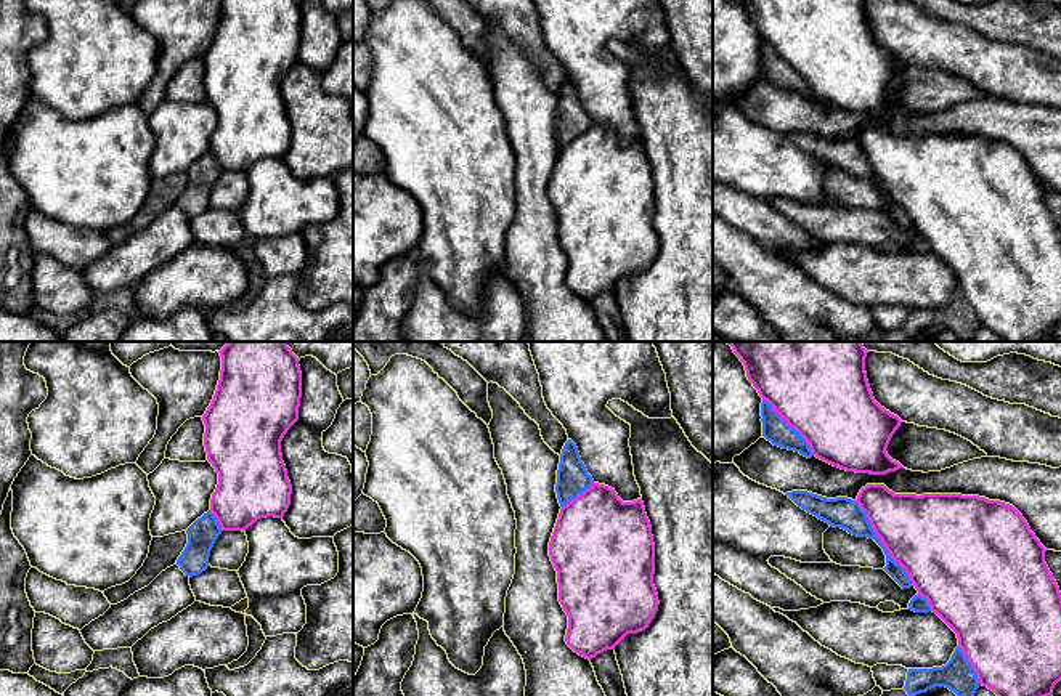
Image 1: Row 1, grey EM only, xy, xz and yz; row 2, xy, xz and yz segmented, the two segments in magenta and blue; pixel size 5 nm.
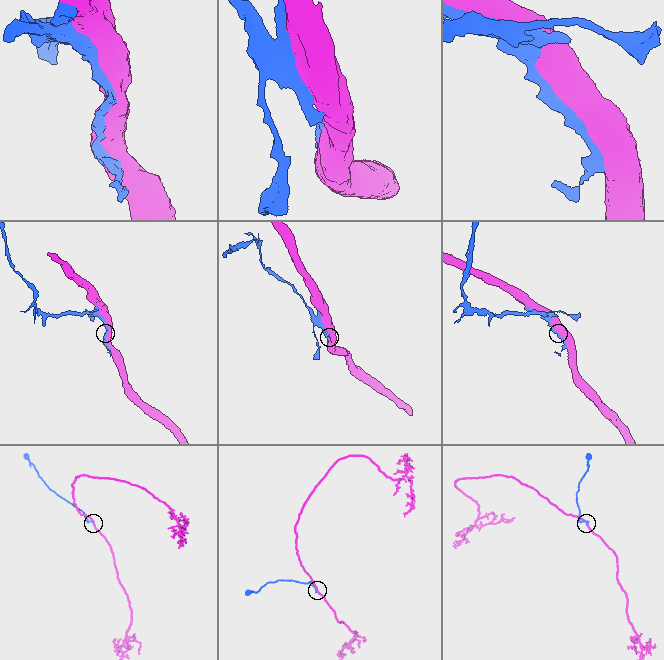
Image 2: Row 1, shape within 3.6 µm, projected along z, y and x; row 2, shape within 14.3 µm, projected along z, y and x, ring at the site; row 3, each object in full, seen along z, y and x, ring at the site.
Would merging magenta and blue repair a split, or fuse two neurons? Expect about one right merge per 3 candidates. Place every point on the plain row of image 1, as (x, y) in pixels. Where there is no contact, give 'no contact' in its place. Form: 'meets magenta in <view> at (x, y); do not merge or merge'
meets magenta in yz at (882, 182); do not merge

